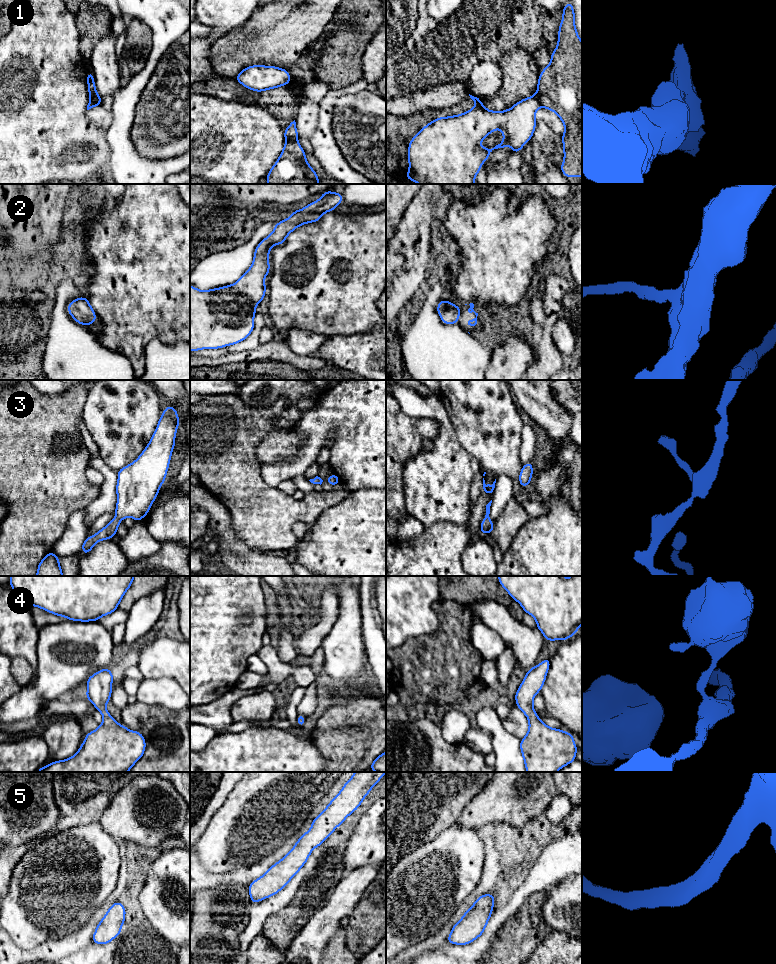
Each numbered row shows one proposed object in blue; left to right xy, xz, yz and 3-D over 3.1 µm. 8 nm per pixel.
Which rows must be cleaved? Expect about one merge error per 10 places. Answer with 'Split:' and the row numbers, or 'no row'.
Split: 1

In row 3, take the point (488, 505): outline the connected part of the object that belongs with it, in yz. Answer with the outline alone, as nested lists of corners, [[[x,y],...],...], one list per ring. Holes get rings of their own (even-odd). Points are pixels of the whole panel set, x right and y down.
[[[492,500],[486,505],[486,515],[483,521],[481,522],[481,526],[480,526],[481,534],[489,533],[491,535],[493,528],[494,528],[494,524],[489,518],[491,503],[492,503]]]

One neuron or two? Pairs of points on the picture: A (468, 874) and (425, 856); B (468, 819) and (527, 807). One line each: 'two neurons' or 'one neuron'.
A: one neuron
B: one neuron

